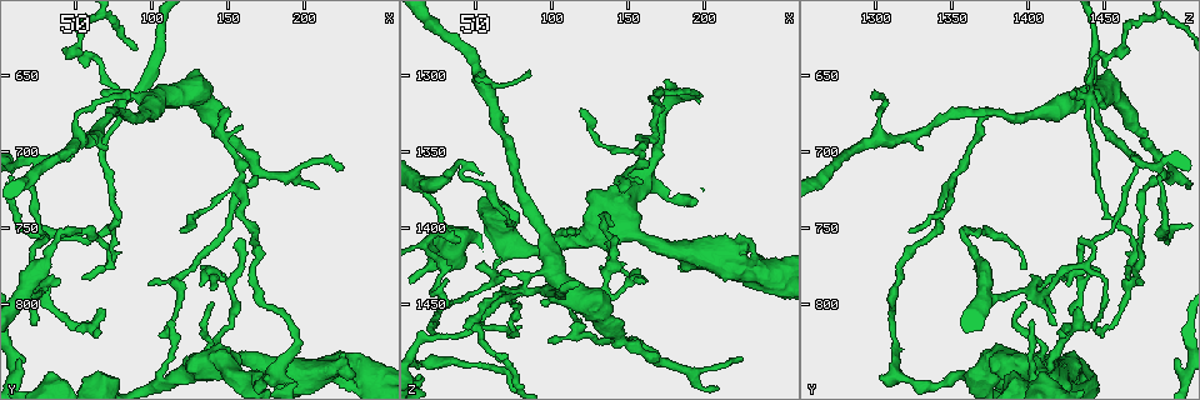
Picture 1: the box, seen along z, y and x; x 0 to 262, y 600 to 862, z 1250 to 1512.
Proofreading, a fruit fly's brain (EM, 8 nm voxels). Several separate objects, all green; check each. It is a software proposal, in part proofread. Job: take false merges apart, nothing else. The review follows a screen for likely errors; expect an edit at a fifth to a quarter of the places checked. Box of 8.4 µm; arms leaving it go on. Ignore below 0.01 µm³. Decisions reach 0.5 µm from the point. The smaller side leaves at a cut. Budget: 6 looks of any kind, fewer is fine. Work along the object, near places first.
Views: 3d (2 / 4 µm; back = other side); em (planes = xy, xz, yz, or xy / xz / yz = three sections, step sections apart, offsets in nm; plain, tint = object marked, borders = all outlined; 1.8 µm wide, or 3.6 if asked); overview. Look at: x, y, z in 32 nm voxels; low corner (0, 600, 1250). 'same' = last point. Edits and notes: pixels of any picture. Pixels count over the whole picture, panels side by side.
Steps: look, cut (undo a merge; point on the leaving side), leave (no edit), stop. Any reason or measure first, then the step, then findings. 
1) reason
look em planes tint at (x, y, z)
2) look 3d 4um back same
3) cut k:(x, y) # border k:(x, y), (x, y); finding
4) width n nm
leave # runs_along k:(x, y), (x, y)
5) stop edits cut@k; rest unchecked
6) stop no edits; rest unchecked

sharp bend
look 3d 2um at (52, 624, 1464)

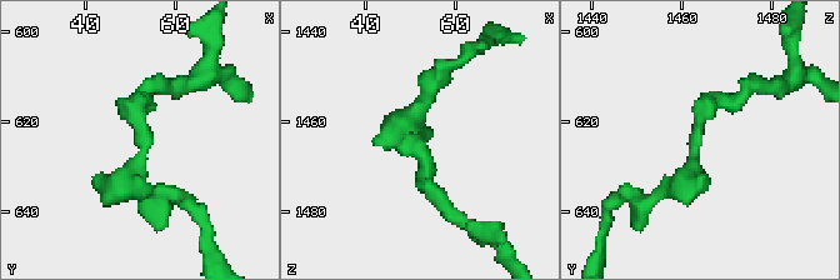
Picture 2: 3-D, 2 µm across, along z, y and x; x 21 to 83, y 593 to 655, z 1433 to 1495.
now the EM
look em xz step 16 tint at (51, 623, 1462)

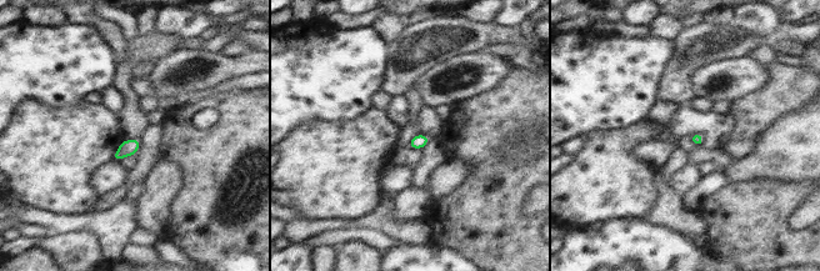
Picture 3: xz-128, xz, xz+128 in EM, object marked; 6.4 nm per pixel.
another direction
look em planes tint same

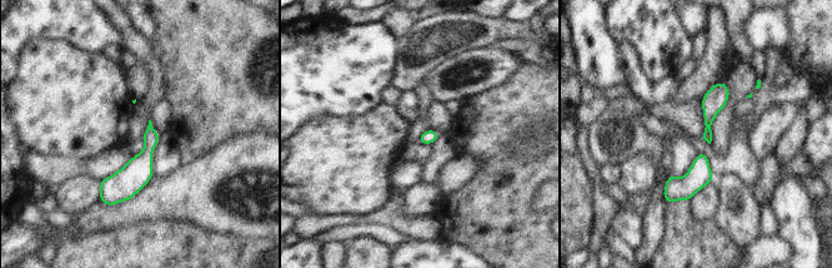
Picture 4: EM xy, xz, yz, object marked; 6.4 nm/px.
leave # continuous, no second neuron

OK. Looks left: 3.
sharp bend
look em planes borders at (24, 708, 1472)

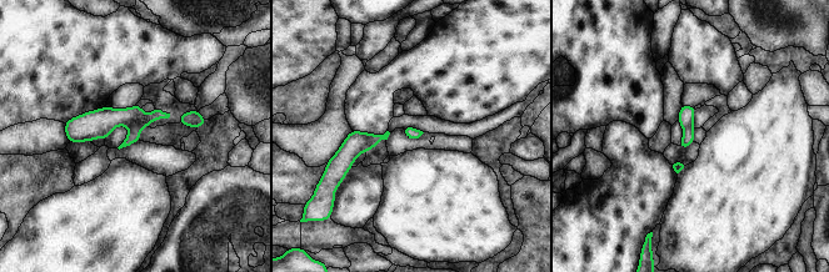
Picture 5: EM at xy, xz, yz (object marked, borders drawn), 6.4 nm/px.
width 70 nm
cut 5:(99, 124) # border 5:(128, 126), (136, 125), (141, 129); two neurons meet here

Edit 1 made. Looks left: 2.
stop edits cut@5; rest unchecked

